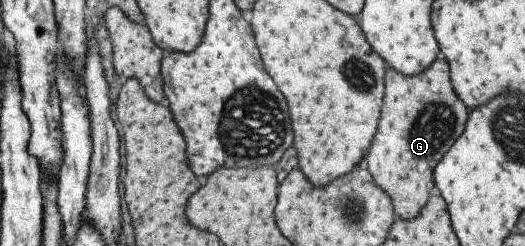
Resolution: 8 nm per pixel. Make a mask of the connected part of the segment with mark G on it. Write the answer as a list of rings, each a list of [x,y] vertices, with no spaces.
[[[444,58],[434,59],[428,68],[411,77],[386,69],[382,112],[366,154],[366,166],[374,184],[390,198],[396,218],[412,220],[426,204],[428,192],[435,185],[432,169],[462,134],[469,117],[466,110],[450,84]]]

